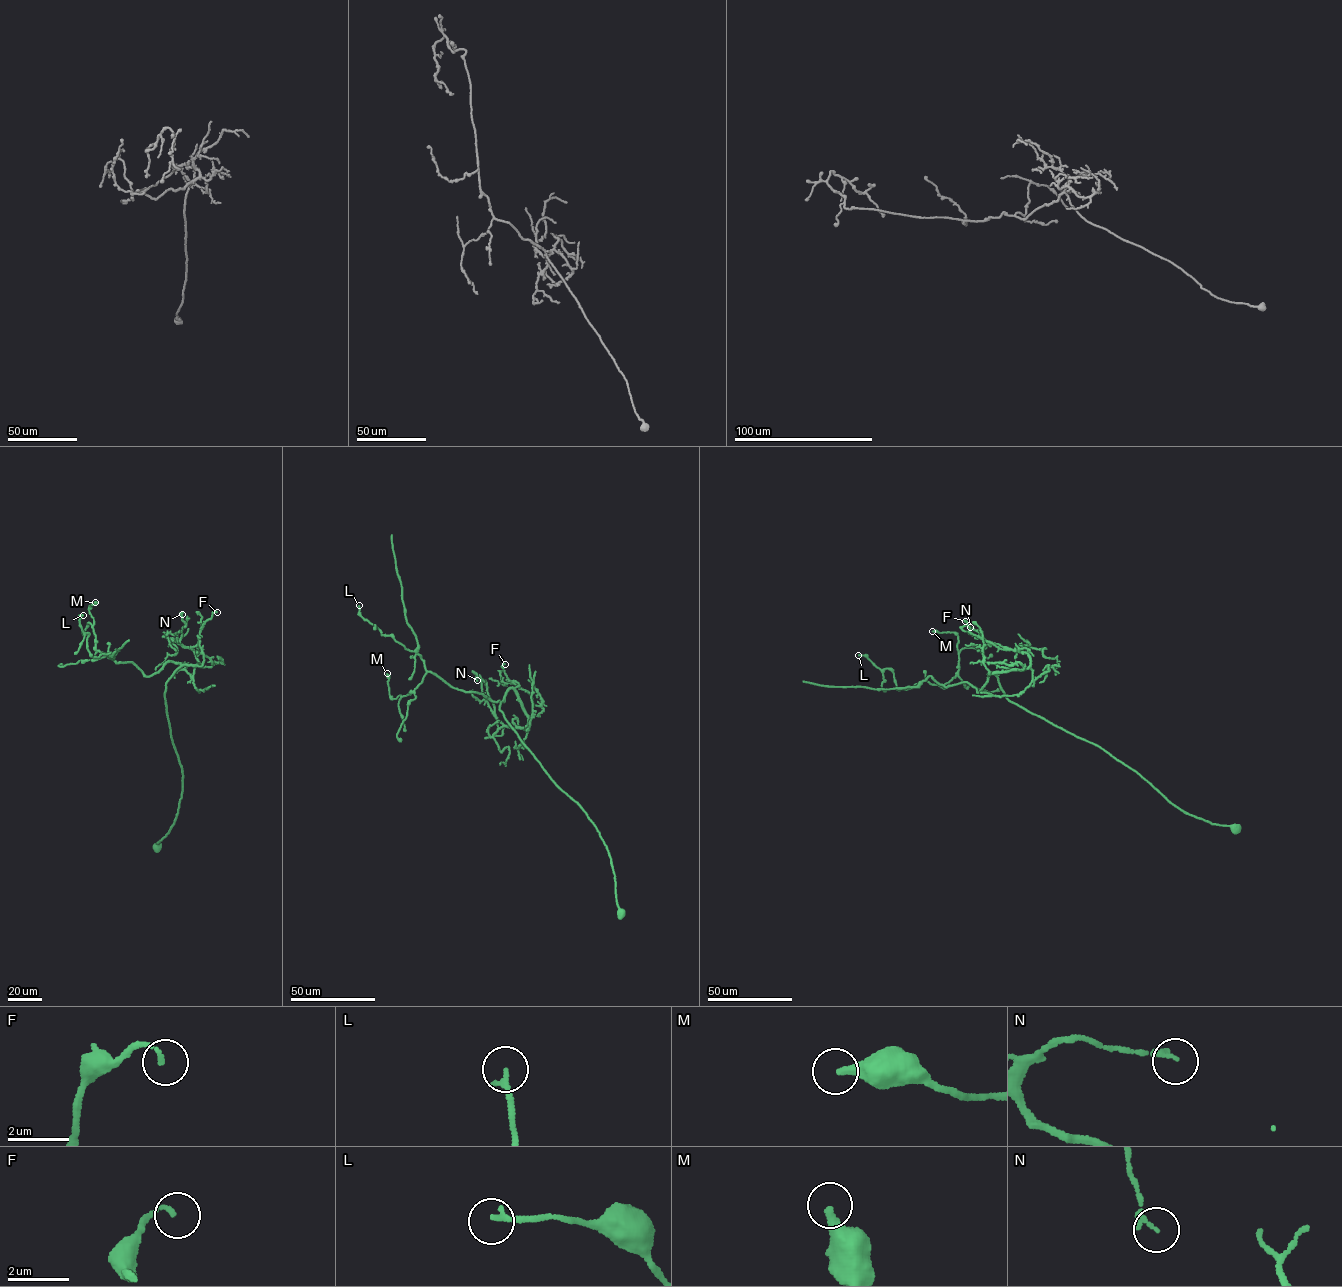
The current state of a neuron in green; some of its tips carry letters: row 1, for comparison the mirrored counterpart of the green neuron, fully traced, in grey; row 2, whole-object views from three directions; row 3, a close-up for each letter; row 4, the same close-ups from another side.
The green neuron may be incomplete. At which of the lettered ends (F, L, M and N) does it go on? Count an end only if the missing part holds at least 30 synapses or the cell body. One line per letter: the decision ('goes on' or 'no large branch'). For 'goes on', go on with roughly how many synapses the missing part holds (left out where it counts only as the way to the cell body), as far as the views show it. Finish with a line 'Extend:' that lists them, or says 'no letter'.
F: no large branch
L: no large branch
M: no large branch
N: no large branch
Extend: no letter

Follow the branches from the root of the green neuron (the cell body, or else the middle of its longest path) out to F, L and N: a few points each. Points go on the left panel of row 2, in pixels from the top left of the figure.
F: (155, 846), (174, 822), (183, 789), (166, 683), (182, 665), (202, 665), (199, 633), (217, 612)
L: (155, 846), (182, 791), (164, 694), (181, 665), (146, 676), (116, 663), (116, 649), (92, 657), (83, 615)
N: (155, 846), (174, 822), (183, 789), (166, 683), (182, 665), (201, 666), (178, 642), (186, 625), (182, 614)

